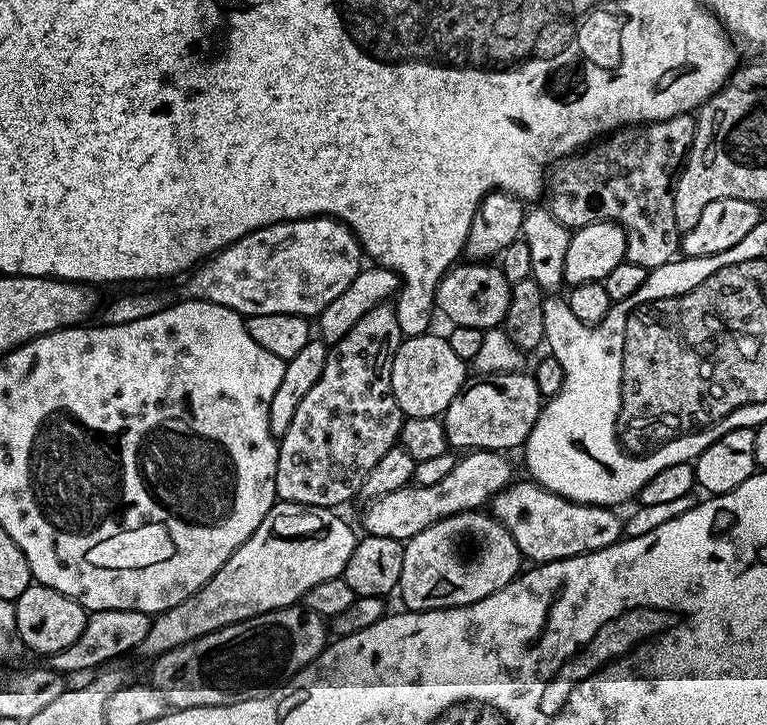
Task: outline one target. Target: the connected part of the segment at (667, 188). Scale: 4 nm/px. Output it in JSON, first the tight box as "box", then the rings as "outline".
{"box":[546,112,696,270],"outline":[[[683,112],[674,118],[655,120],[649,124],[633,124],[626,128],[618,128],[615,132],[587,145],[583,150],[574,152],[570,156],[565,156],[564,159],[558,160],[552,165],[546,176],[546,207],[552,211],[554,218],[558,218],[558,222],[562,222],[562,226],[566,226],[569,230],[575,230],[582,226],[590,226],[599,220],[613,220],[615,224],[622,226],[622,230],[626,234],[627,260],[634,262],[634,266],[642,266],[649,270],[658,266],[666,266],[681,255],[680,238],[682,233],[678,222],[674,222],[674,194],[678,186],[680,171],[684,169],[684,161],[688,158],[688,151],[692,149],[695,133],[696,117],[690,112]]]}

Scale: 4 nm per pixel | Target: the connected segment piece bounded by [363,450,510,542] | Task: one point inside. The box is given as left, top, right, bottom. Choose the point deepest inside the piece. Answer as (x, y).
(479, 476)

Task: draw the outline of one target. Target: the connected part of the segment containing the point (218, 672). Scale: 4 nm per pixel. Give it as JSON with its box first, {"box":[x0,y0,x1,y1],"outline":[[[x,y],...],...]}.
{"box":[150,606,330,709],"outline":[[[296,606],[278,608],[275,612],[261,612],[259,616],[251,616],[248,620],[220,628],[217,632],[206,634],[194,642],[186,642],[155,657],[153,664],[156,665],[152,668],[150,683],[162,690],[173,709],[213,708],[246,702],[259,696],[271,696],[292,677],[299,676],[300,671],[324,651],[329,640],[330,632],[325,617],[317,612],[303,612]]]}

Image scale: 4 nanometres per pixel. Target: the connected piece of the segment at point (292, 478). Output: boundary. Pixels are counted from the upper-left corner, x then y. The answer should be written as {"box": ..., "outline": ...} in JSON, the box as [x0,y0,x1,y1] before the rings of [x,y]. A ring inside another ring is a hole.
{"box":[276,303,406,509],"outline":[[[382,303],[367,312],[354,326],[354,330],[346,334],[346,338],[328,348],[322,378],[310,386],[308,393],[295,401],[297,404],[292,412],[292,421],[284,437],[281,435],[278,440],[280,457],[276,463],[276,494],[280,500],[335,509],[336,504],[346,503],[352,495],[355,497],[370,470],[378,466],[382,454],[397,447],[406,417],[394,398],[390,370],[402,339],[400,320],[401,313],[391,303]]]}

